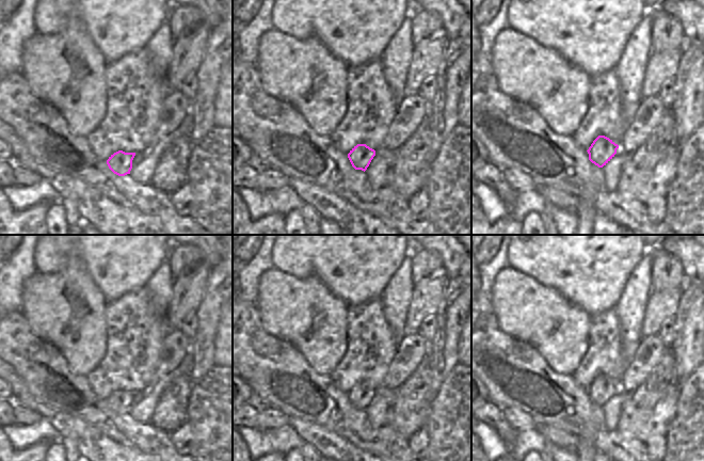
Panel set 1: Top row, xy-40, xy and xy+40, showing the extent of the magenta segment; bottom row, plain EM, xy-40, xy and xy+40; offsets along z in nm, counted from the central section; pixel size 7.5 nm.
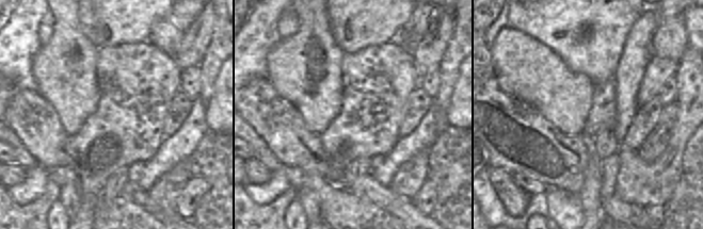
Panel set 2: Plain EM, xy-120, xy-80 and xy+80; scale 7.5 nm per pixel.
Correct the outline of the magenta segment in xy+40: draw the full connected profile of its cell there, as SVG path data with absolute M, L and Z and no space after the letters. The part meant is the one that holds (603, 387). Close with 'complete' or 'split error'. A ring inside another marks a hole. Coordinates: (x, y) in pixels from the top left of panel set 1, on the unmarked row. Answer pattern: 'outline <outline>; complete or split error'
outline M598 375L587 391L589 399L598 407L603 407L614 396L618 387L619 384L612 379L605 375Z; complete

